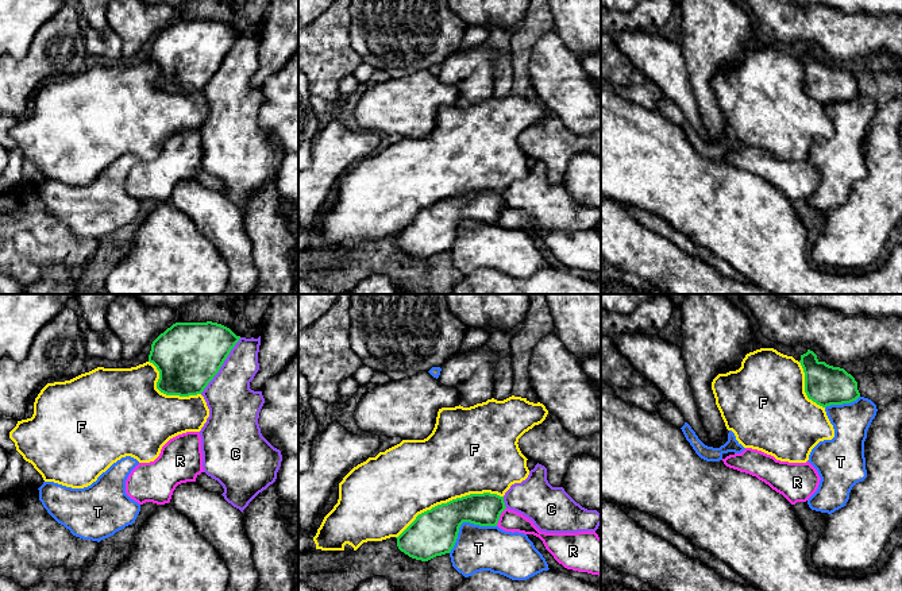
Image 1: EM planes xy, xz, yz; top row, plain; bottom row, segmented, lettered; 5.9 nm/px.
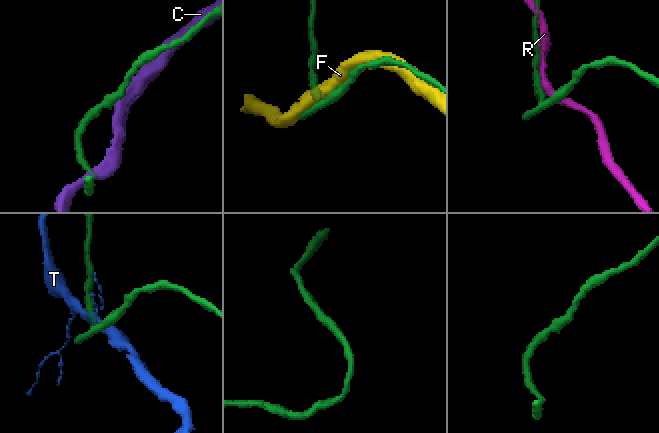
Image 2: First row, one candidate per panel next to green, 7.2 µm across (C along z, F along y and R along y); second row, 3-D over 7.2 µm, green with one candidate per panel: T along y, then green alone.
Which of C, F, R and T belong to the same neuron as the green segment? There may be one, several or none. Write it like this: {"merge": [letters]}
{"merge": ["F"]}

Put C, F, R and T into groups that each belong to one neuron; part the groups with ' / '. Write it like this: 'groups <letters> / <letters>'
groups C / F / R / T

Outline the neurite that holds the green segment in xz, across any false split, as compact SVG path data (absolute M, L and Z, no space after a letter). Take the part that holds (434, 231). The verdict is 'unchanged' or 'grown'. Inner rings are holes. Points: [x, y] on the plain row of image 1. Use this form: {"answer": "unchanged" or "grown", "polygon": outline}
{"answer": "grown", "polygon": "M514 93L504 98L492 96L470 105L459 103L439 107L435 125L427 136L402 138L358 162L343 175L339 181L338 201L324 215L313 235L316 247L344 248L344 243L348 242L356 248L363 240L396 235L401 250L412 256L428 259L451 250L463 220L497 224L501 210L506 206L505 190L529 173L528 157L519 146L519 136L541 121L547 112L543 101Z"}

